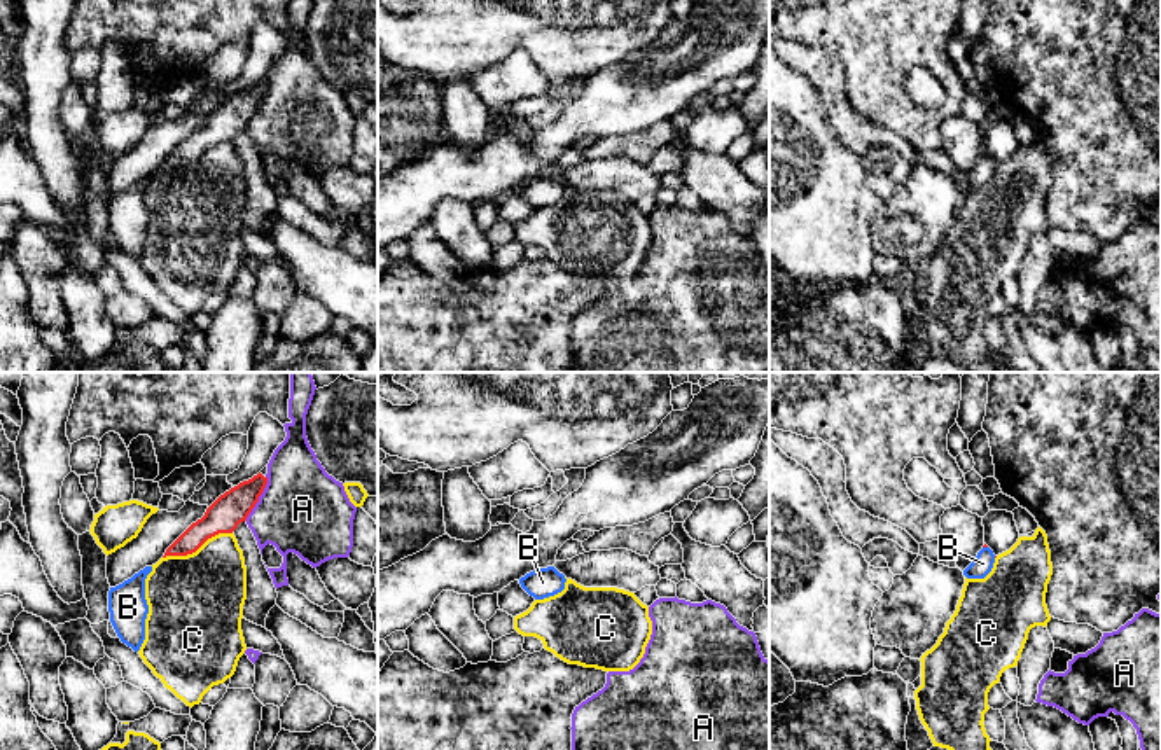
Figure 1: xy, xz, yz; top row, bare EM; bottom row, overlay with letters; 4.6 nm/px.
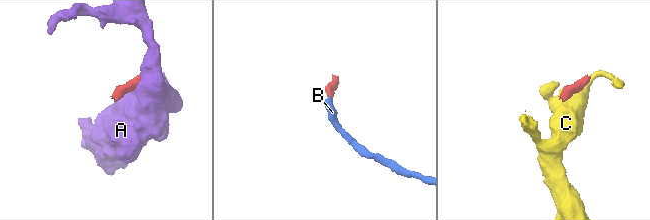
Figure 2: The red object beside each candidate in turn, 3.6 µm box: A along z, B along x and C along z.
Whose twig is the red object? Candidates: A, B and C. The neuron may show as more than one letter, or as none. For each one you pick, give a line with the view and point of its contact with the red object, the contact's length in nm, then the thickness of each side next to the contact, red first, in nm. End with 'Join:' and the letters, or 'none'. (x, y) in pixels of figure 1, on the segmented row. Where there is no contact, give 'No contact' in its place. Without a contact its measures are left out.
B: Touches red at yz (985, 546). Shared border 30 nm. Thickness 20 nm (red) against 90 nm
Join: B

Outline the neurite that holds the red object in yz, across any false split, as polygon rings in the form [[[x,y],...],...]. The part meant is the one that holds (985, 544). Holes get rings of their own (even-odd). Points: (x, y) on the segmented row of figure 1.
[[[984,544],[983,549],[977,552],[974,561],[963,570],[967,579],[984,579],[995,563],[993,551]]]

